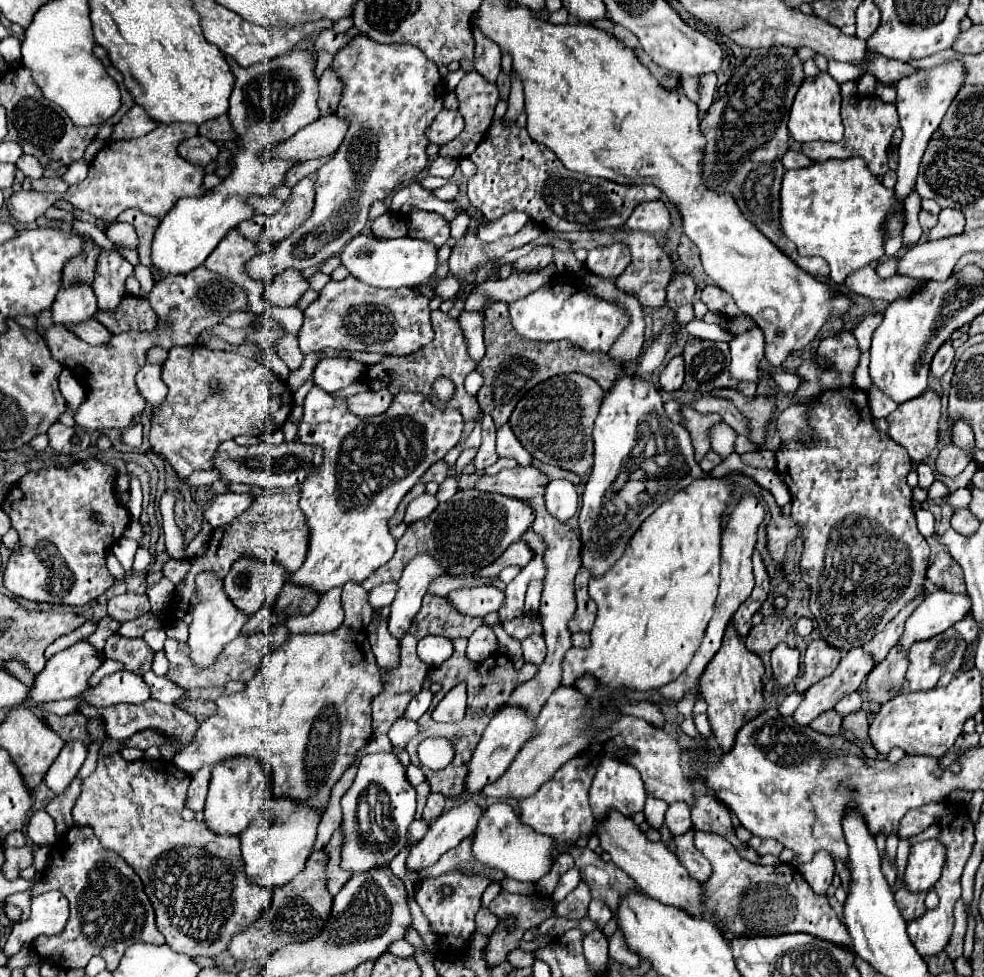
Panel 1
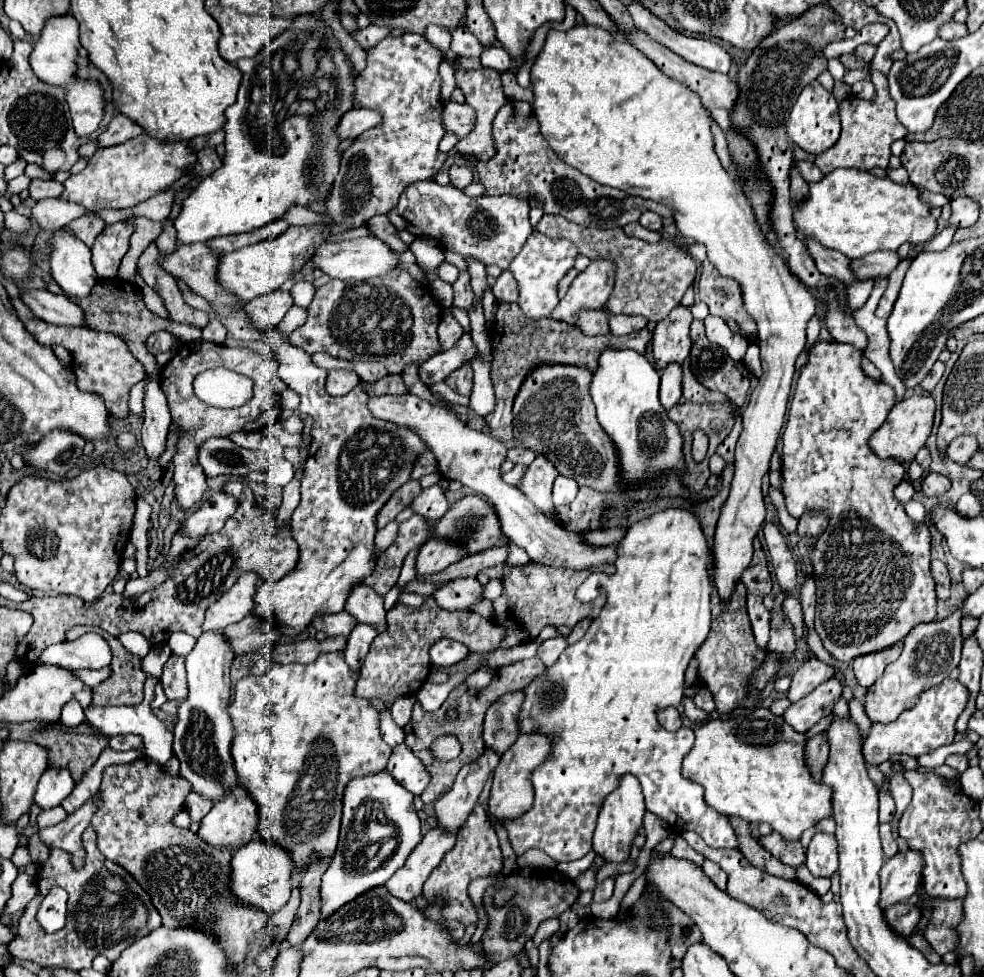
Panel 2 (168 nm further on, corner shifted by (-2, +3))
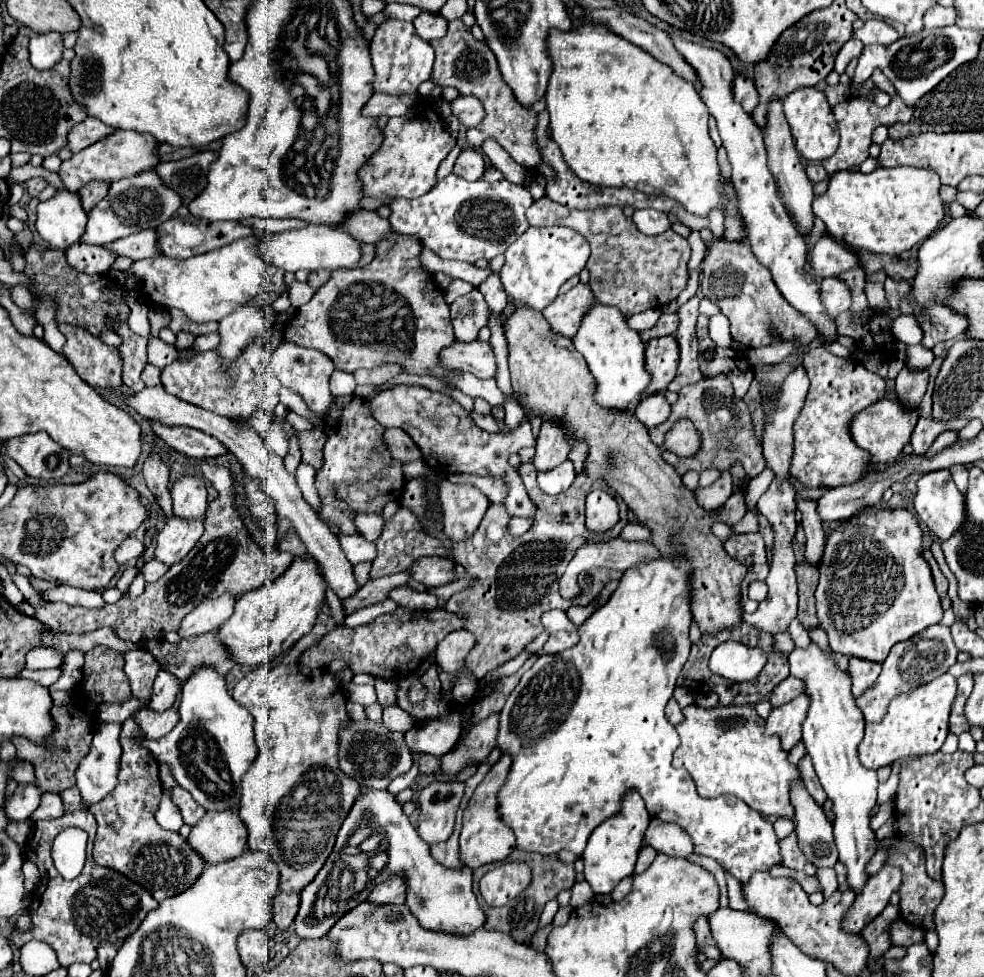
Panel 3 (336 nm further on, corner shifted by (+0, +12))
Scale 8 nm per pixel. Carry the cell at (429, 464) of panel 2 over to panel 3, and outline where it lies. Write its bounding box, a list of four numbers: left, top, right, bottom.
[383,429,421,463]

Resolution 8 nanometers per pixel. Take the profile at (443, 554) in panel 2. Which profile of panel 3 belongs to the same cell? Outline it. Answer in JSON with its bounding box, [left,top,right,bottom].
[439,479,489,541]

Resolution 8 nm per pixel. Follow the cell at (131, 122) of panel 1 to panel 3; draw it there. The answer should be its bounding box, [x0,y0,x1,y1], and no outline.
[67,117,115,153]

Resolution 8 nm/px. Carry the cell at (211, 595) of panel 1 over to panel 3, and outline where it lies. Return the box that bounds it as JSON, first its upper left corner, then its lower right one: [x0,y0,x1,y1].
[139,669,257,811]

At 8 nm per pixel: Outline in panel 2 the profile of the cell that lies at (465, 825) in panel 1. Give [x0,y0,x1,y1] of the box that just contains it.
[385,824,457,902]

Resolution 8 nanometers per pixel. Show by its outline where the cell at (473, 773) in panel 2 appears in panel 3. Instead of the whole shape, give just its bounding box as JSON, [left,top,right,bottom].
[417,781,465,845]

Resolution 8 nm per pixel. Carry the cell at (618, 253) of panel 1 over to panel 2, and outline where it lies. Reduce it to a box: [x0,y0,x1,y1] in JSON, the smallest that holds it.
[553,258,615,324]

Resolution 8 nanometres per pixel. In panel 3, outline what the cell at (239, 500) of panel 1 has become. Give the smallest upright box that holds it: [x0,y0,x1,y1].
[155,517,203,567]

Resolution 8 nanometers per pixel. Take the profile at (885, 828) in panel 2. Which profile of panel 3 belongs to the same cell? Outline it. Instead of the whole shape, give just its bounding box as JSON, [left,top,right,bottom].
[871,803,893,831]

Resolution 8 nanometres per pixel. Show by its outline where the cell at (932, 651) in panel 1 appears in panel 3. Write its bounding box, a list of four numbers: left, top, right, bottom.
[855,625,957,723]

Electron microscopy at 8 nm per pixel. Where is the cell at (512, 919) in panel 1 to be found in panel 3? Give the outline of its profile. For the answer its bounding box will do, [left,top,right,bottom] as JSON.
[473,849,575,945]

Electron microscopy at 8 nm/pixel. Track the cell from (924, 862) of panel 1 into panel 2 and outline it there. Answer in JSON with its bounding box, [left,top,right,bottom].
[881,850,923,908]

